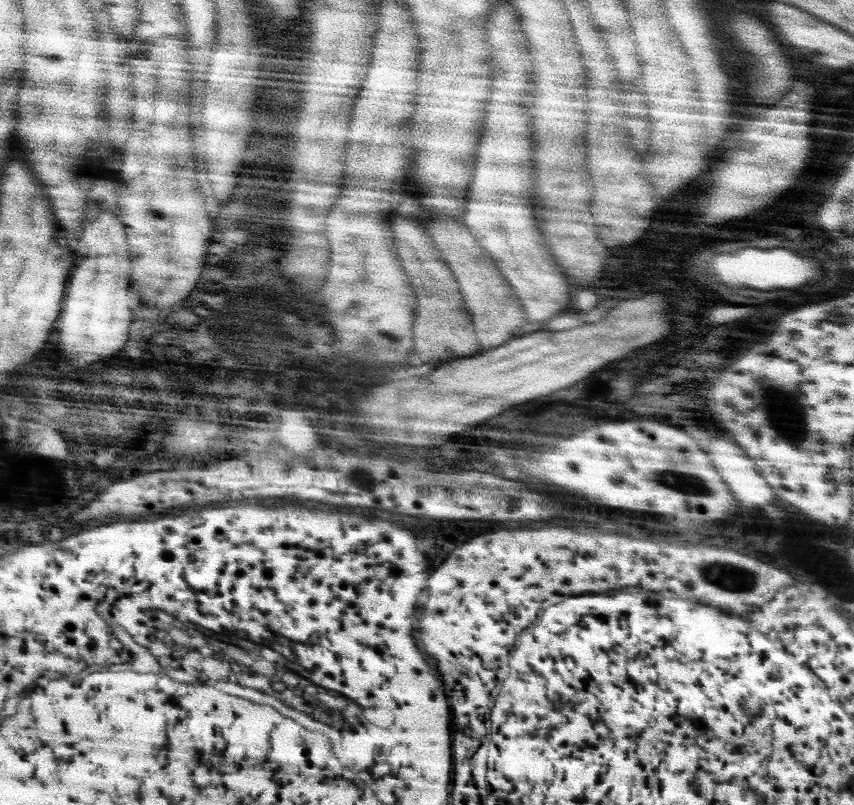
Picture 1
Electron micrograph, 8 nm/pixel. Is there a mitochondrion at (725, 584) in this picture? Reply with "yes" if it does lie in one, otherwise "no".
yes

